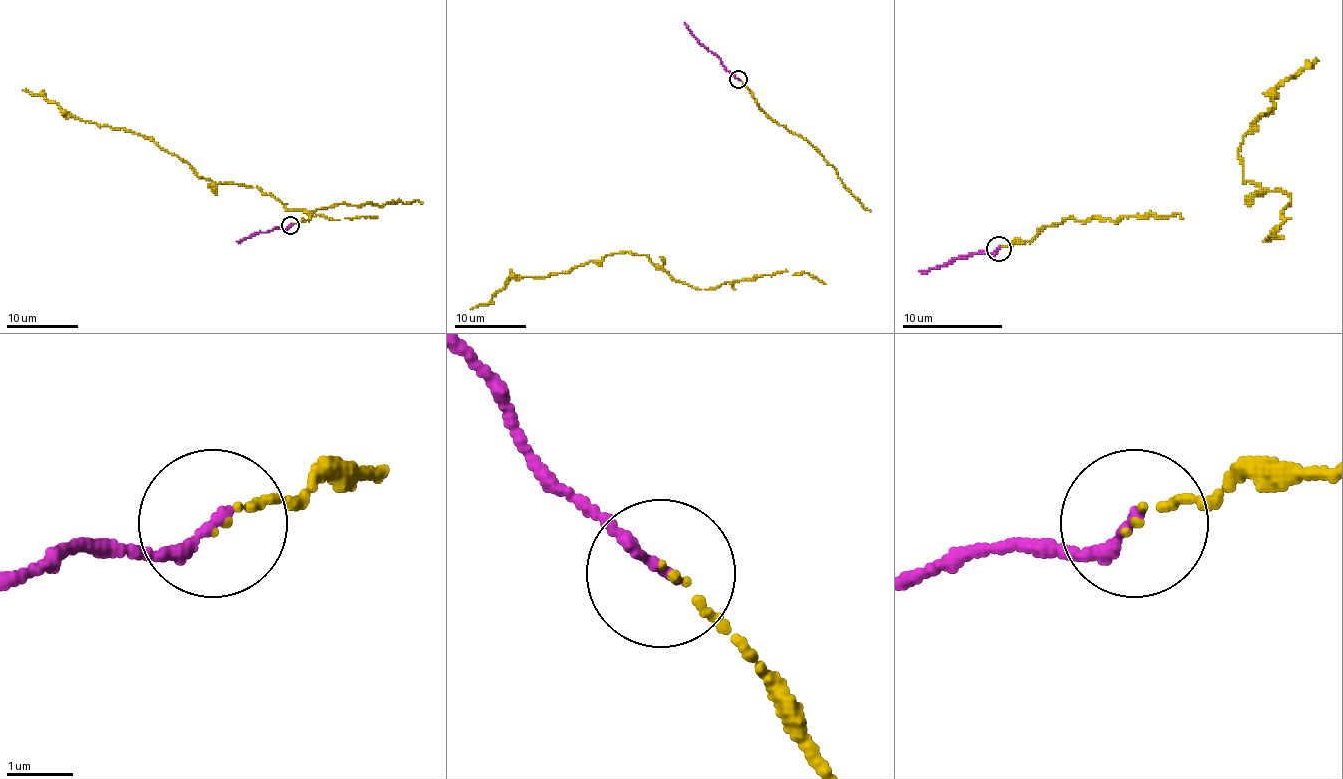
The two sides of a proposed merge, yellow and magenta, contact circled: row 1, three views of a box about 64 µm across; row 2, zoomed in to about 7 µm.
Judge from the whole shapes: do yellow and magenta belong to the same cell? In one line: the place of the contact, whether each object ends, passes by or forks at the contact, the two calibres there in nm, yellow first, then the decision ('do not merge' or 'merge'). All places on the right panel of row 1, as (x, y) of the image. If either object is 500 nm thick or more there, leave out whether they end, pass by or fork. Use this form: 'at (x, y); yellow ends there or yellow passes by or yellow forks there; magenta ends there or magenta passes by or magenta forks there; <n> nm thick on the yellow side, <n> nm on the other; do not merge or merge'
at (999, 249); yellow ends there; magenta ends there; 80 nm thick on the yellow side, 180 nm on the other; merge

